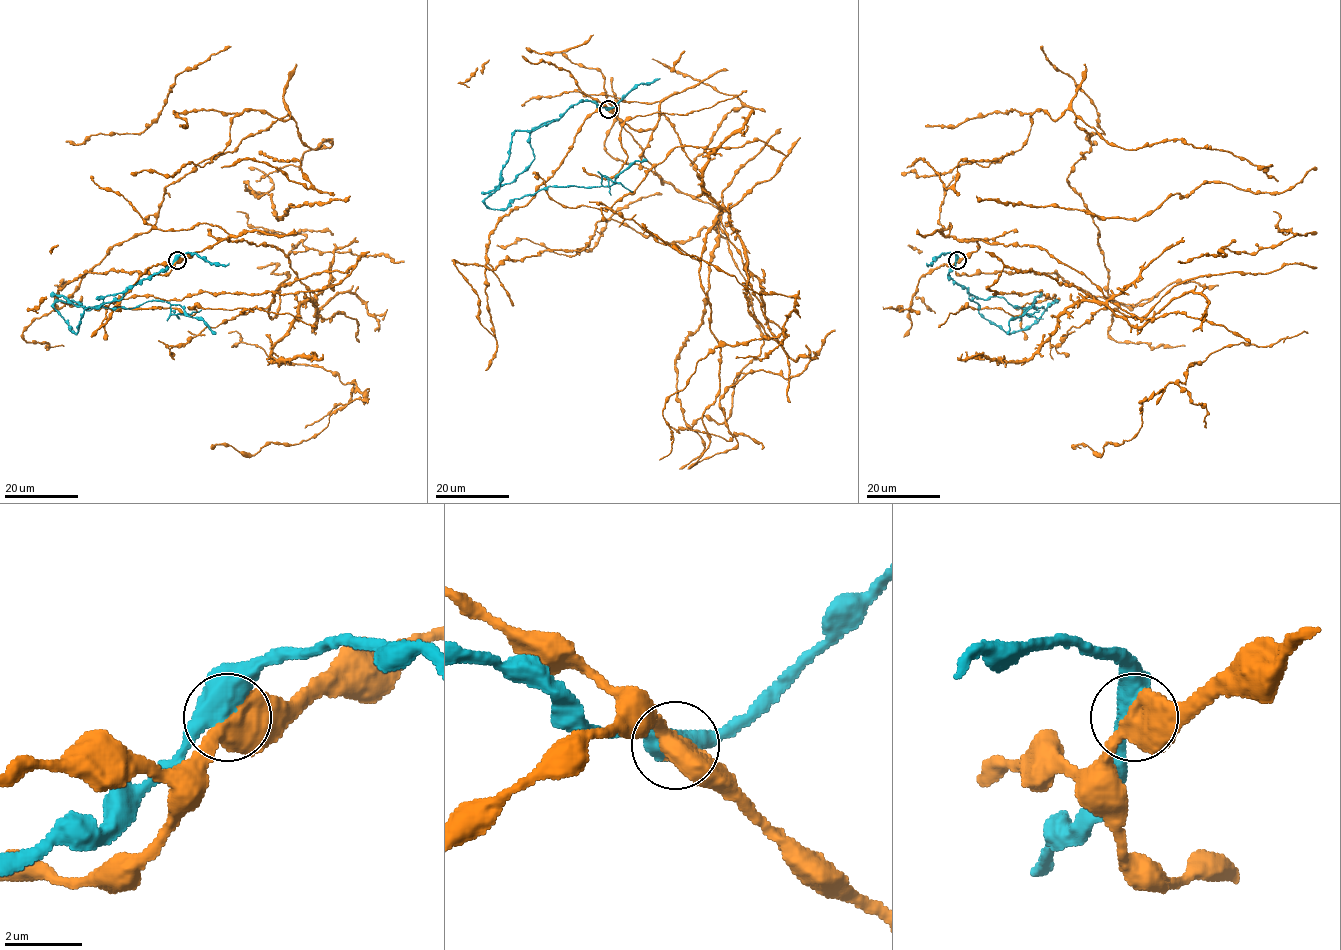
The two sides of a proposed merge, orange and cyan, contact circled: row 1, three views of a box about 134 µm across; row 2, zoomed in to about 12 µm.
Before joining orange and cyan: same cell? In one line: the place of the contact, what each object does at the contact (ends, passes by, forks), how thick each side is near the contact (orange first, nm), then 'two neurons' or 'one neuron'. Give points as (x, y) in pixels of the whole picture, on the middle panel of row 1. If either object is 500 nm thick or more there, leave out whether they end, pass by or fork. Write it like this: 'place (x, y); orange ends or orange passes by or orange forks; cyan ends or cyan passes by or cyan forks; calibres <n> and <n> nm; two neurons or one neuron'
place (608, 109); calibres 550 and 500 nm; two neurons

